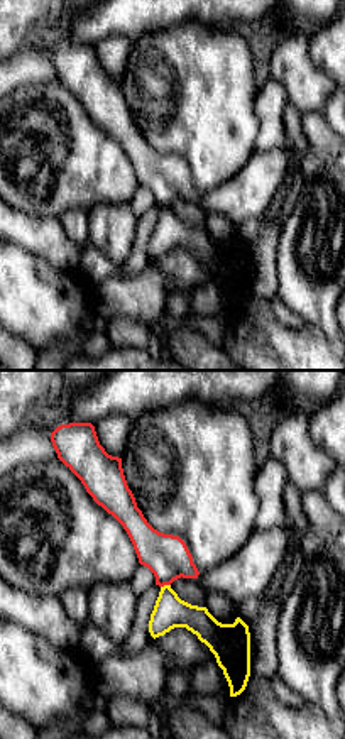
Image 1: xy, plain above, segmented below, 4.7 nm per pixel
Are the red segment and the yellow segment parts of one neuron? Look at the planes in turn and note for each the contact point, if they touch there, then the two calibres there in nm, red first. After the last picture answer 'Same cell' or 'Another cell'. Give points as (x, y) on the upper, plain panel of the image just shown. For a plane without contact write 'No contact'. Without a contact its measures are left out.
Touches red at (164, 205). Thickness 200 nm (red) against 160 nm

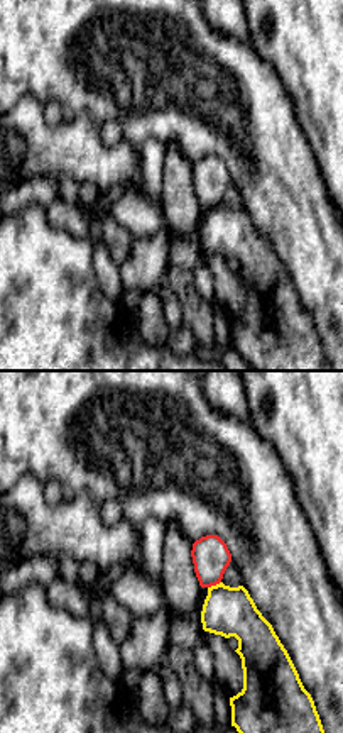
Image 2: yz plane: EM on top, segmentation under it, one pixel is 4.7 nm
Touches red at (213, 205). Thickness 180 nm (red) against 240 nm

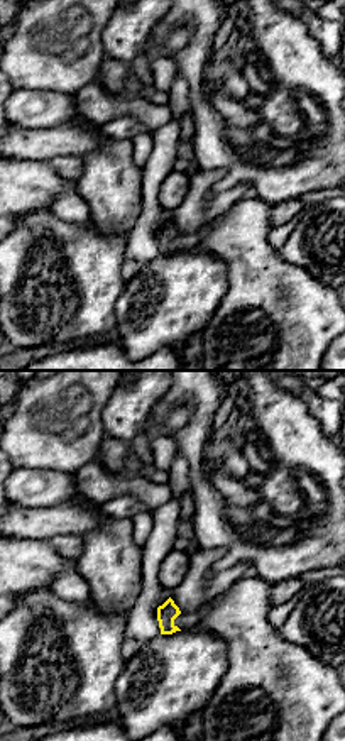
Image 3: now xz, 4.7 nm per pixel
No contact

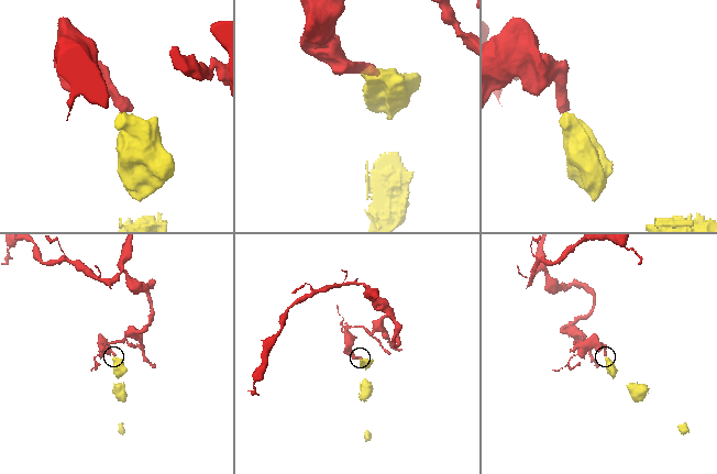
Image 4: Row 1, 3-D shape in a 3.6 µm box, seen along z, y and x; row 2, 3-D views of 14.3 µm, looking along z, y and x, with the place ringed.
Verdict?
Another cell

